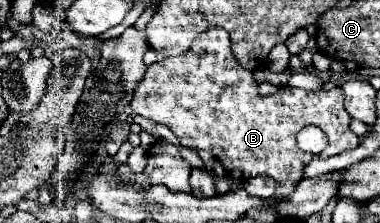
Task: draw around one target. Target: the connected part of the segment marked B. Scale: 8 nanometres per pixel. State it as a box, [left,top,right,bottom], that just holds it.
[130,27,360,197]

